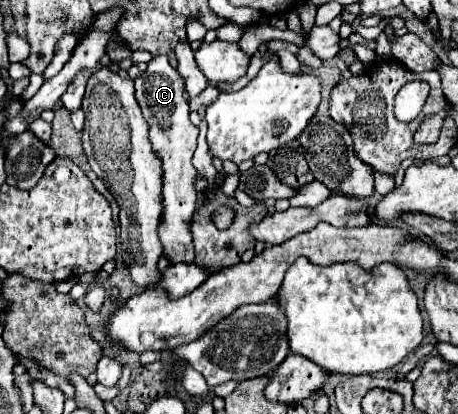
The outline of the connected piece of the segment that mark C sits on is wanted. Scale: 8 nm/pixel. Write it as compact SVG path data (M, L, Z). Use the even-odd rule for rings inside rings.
M157 55L147 65L147 71L143 71L135 79L135 97L139 101L143 117L149 123L149 137L153 149L163 159L163 169L165 169L165 181L163 181L165 217L161 223L161 243L165 245L165 257L171 259L171 263L181 263L181 261L193 263L195 251L189 233L189 217L193 215L193 209L197 209L199 195L195 191L197 169L191 165L191 157L197 145L199 129L189 121L185 81L179 75L179 71L169 65L167 57Z

